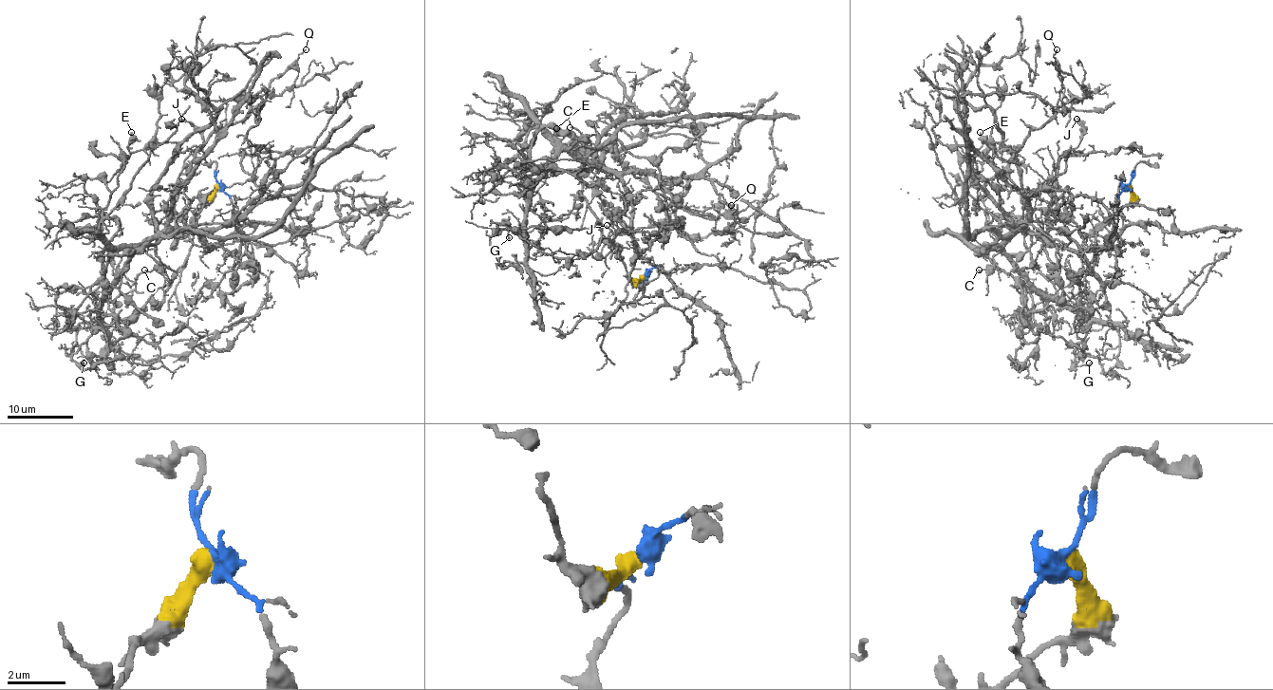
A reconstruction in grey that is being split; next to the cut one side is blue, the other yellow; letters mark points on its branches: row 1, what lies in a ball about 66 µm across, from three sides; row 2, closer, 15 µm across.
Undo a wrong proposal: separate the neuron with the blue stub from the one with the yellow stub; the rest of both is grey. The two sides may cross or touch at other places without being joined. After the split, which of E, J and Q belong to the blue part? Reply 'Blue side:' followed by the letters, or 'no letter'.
Blue side: Q

